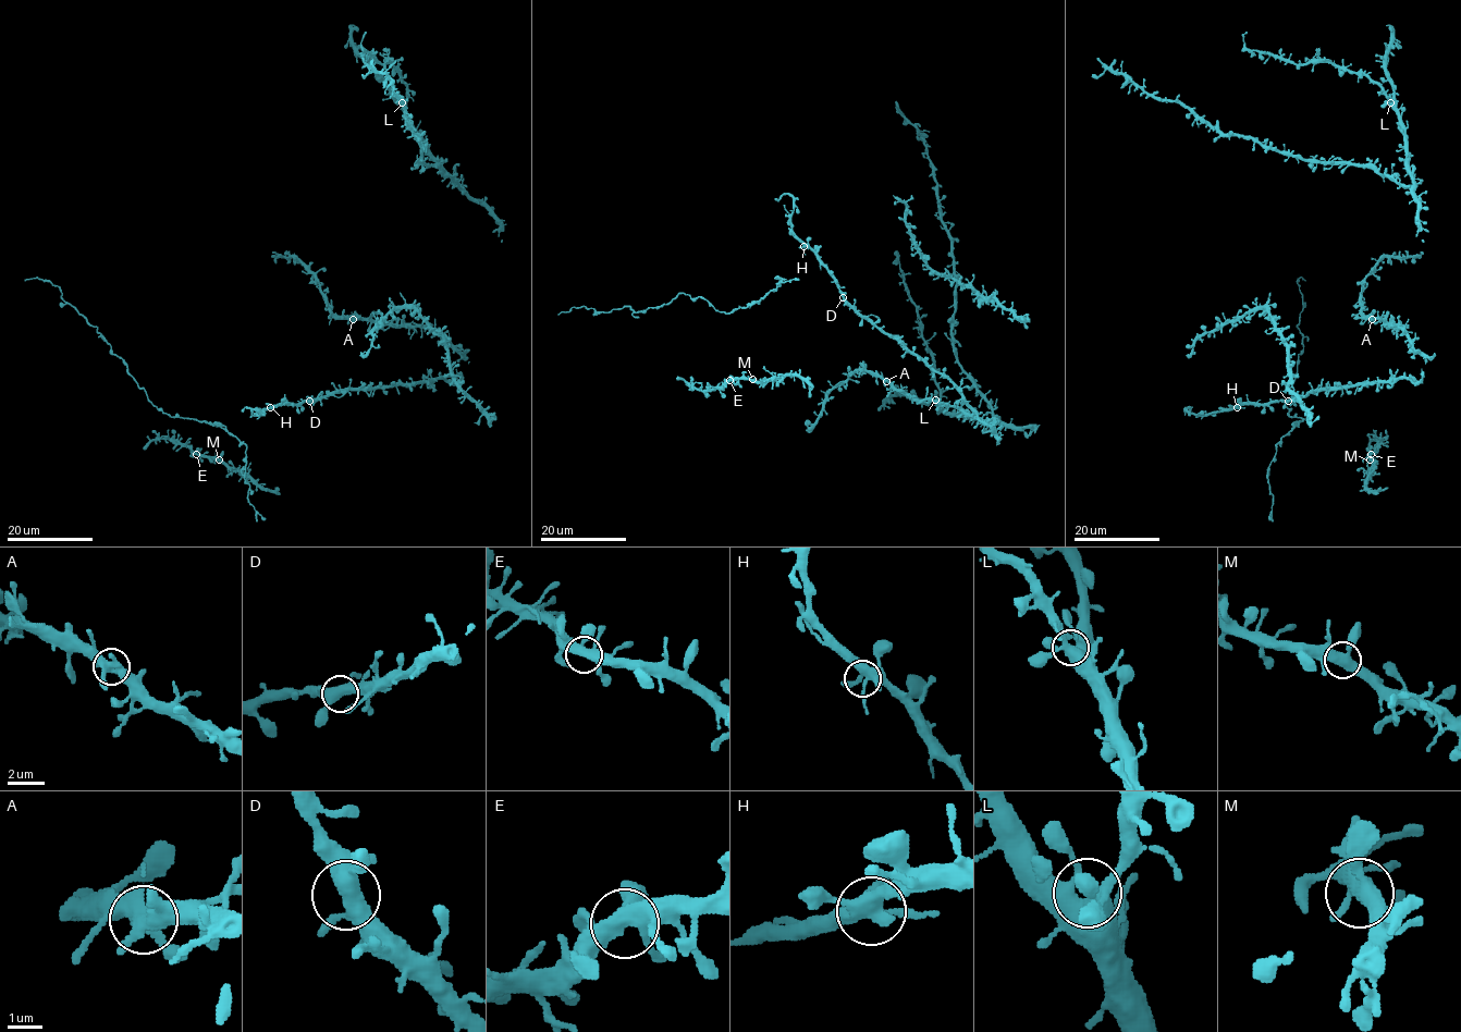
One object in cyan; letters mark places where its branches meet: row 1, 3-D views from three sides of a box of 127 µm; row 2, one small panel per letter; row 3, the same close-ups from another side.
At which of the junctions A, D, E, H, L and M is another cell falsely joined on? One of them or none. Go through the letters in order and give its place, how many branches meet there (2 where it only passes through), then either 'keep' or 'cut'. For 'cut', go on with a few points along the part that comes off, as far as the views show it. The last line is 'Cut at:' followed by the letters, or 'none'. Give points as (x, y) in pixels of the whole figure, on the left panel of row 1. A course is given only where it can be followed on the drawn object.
A: at (353, 319); 5 branches meet; keep
D: at (309, 401); 5 branches meet; keep
E: at (196, 454); 5 branches meet; keep
H: at (270, 407); 5 branches meet; keep
L: at (402, 102); 5 branches meet; keep
M: at (219, 459); 5 branches meet; keep
Cut at: none

